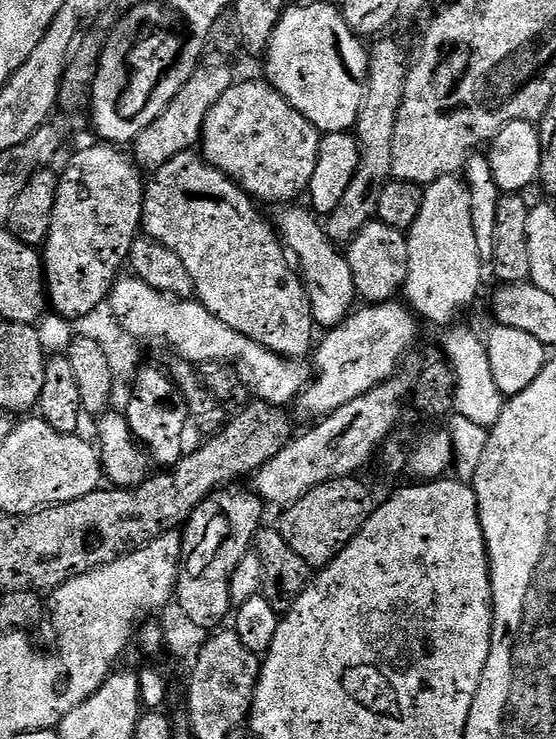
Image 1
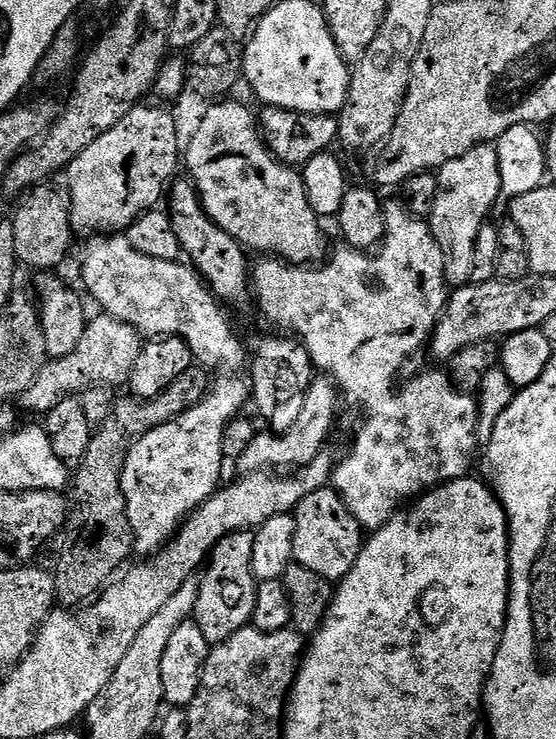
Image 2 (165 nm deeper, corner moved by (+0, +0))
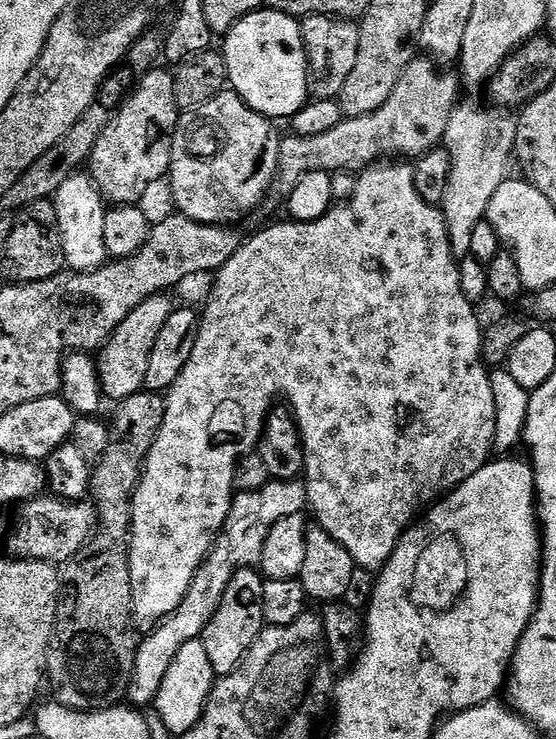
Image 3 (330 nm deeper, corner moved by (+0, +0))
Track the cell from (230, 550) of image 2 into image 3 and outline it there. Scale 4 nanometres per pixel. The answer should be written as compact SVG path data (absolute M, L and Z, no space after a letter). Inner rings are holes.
M255 567L239 568L230 578L230 586L226 586L226 594L222 594L222 602L218 602L218 610L210 618L202 641L207 657L217 677L233 672L242 662L242 658L254 646L258 634L266 627L263 614L263 590L265 586L263 575Z

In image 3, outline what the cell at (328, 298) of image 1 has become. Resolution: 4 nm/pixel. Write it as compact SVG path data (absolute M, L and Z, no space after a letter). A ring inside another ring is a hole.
M225 90L214 99L206 102L200 107L193 108L187 114L181 115L180 122L176 126L176 137L174 138L174 146L172 147L172 166L170 169L170 181L172 180L172 200L176 203L175 211L181 216L190 218L194 222L202 222L203 224L227 224L235 225L236 220L240 220L243 216L248 216L260 203L264 200L264 195L270 192L273 187L276 171L278 170L278 162L280 161L280 141L281 133L276 133L277 125L268 117L258 114L242 99L231 90Z

